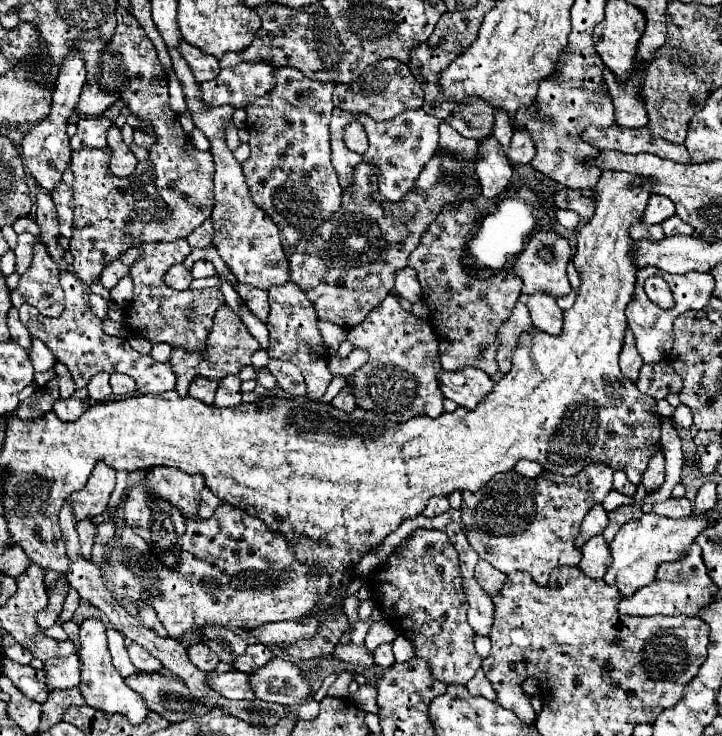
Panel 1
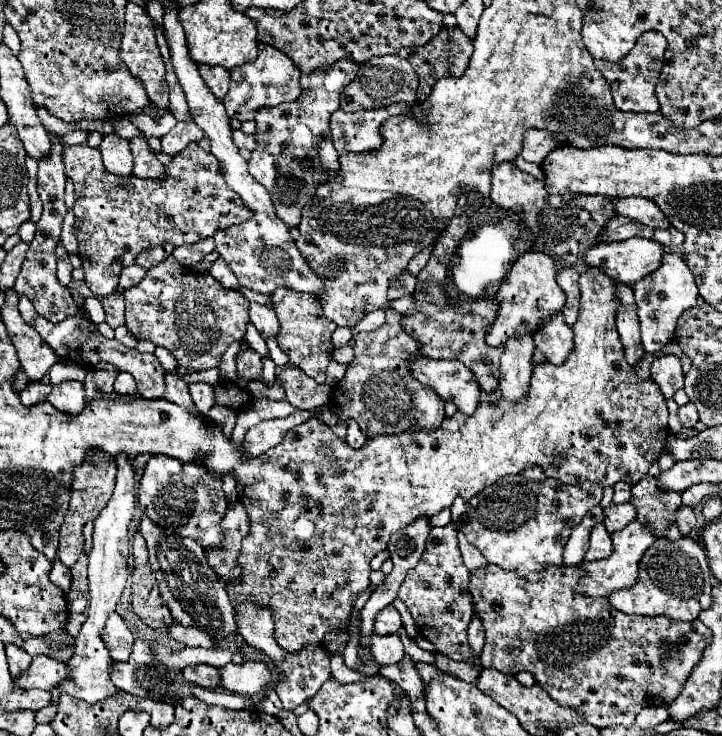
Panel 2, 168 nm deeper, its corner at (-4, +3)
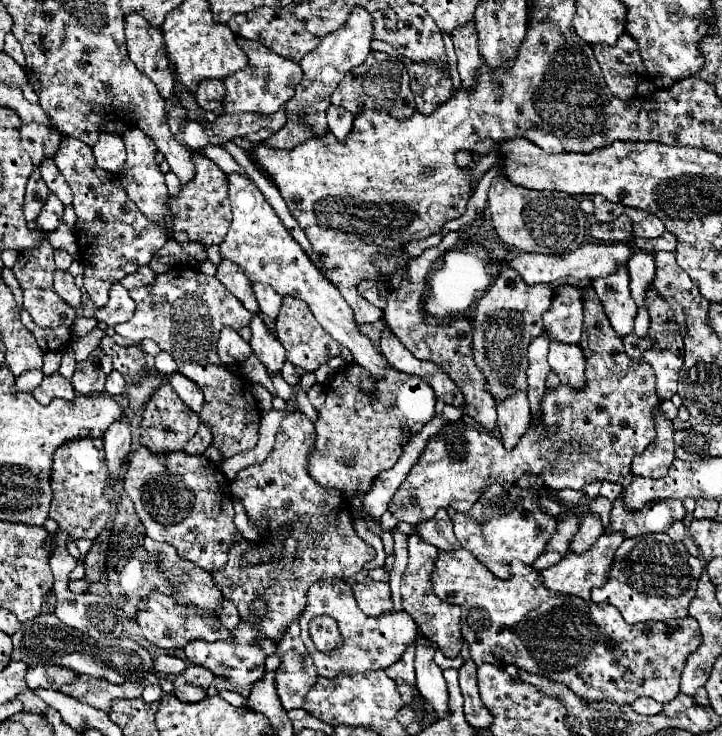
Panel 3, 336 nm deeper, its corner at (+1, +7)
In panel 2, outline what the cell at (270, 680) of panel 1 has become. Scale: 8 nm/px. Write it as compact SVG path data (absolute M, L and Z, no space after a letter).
M229 662L227 666L221 668L221 686L241 696L267 692L271 684L273 674L265 662L245 662L245 664Z

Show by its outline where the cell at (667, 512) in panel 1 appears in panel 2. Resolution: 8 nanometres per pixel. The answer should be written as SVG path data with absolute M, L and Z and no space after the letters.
M685 504L679 506L673 512L673 516L675 516L675 522L677 522L681 534L687 534L687 532L691 532L695 528L695 510L691 506L685 506Z

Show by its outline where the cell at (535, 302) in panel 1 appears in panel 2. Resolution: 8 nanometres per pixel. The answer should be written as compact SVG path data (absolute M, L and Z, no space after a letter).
M555 312L547 322L535 330L535 344L551 362L563 362L573 348L573 330L563 320L561 312Z

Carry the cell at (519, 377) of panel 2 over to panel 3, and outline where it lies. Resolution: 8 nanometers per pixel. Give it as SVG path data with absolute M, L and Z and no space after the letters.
M516 392L514 396L510 396L510 400L498 404L498 430L506 450L512 450L520 442L528 426L530 426L530 406L524 392L522 394Z

